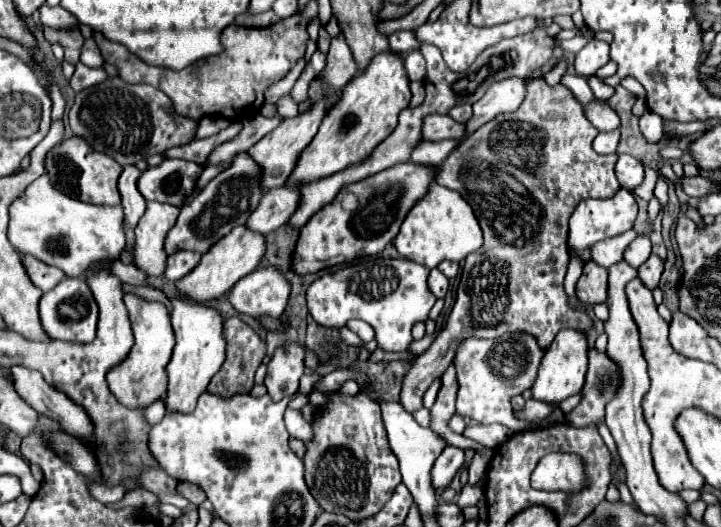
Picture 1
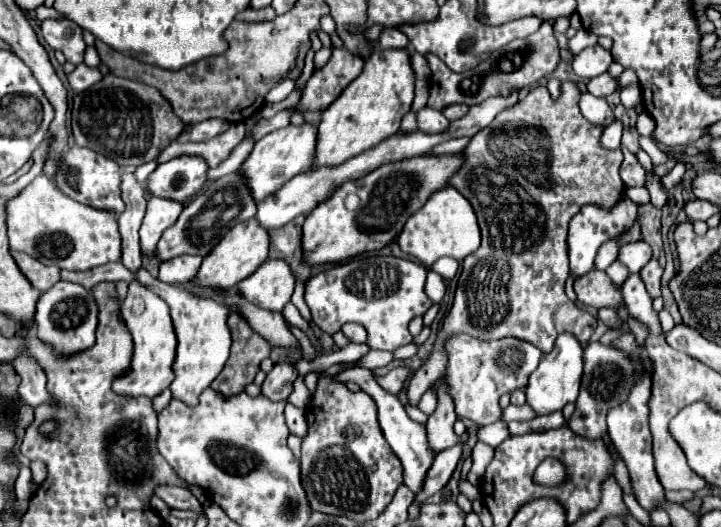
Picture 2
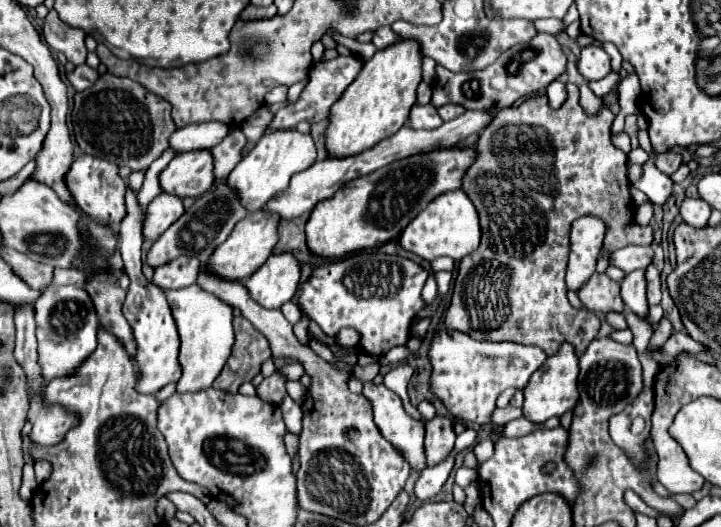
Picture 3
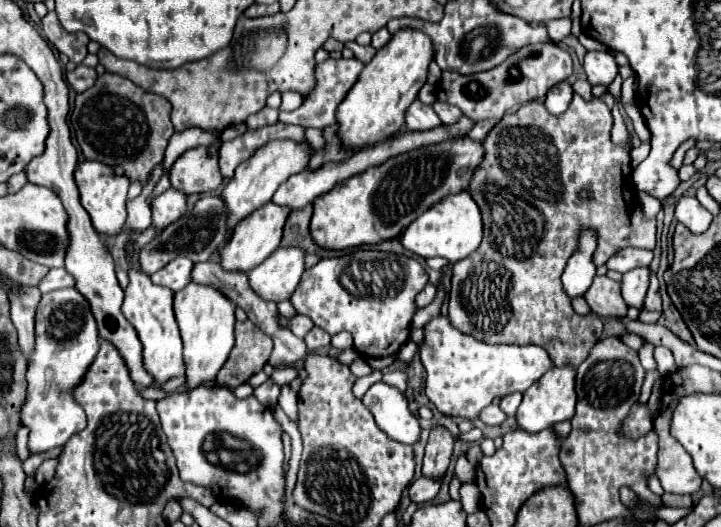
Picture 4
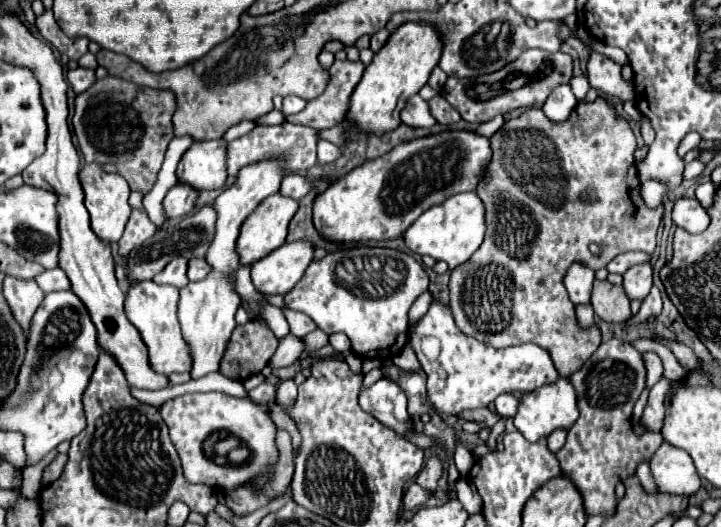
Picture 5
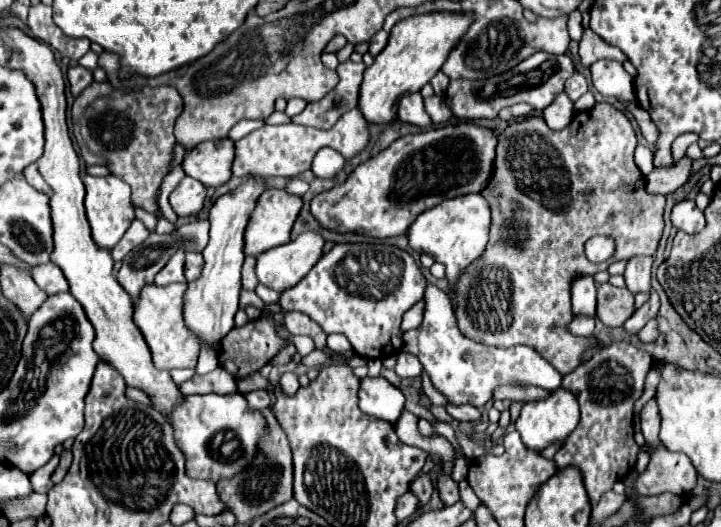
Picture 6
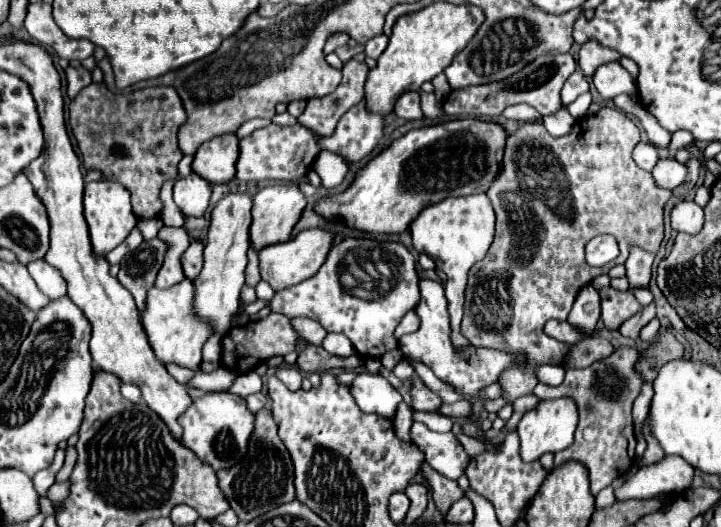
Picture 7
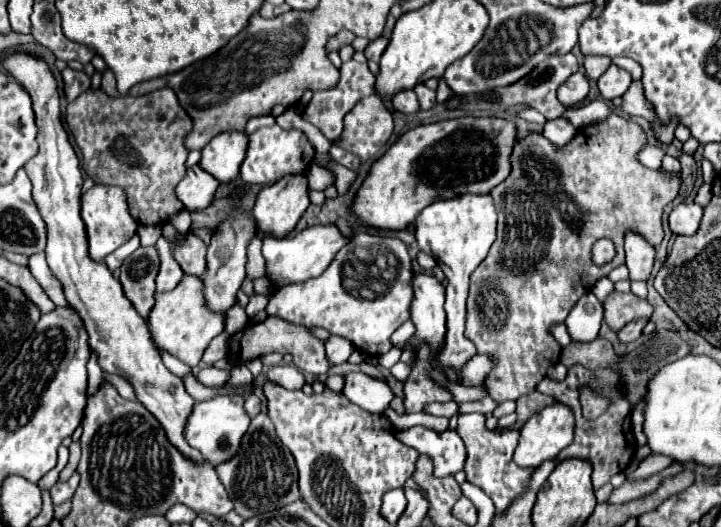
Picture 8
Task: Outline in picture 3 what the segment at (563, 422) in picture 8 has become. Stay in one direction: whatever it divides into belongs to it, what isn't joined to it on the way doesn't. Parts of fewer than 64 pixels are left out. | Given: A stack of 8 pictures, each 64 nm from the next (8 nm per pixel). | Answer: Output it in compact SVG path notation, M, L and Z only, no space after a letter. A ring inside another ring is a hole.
M564 342L558 352L554 356L548 356L548 360L542 364L542 368L538 368L528 386L524 388L524 418L528 418L530 422L544 422L552 416L562 416L566 410L572 410L578 402L578 356L572 344Z

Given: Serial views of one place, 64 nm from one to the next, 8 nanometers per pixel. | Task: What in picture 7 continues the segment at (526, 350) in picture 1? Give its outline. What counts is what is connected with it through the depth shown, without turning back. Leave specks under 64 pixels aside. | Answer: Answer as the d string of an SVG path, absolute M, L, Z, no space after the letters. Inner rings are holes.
M420 280L420 304L416 306L416 312L420 316L420 328L414 334L406 334L400 338L400 350L426 364L436 378L440 378L442 382L450 384L454 388L454 392L462 394L464 398L478 398L480 392L498 382L502 372L506 372L508 368L522 368L526 362L524 352L512 354L512 352L502 352L502 350L494 350L494 348L474 348L474 346L454 346L452 344L452 326L450 326L450 314L448 314L448 300L444 296L444 288L440 282L434 280ZM484 350L484 356L480 356ZM540 364L540 368L534 370L534 376L538 378L538 382L548 384L548 386L558 386L564 380L564 368L556 368L550 364Z

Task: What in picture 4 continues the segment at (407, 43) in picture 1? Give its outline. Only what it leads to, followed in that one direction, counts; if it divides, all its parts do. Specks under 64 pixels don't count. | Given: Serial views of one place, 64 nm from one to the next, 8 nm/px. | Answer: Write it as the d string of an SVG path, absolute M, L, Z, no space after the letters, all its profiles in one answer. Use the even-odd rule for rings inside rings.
M380 28L378 32L372 34L372 46L378 50L378 48L386 46L390 42L390 38L392 38L392 34L388 32L388 28Z

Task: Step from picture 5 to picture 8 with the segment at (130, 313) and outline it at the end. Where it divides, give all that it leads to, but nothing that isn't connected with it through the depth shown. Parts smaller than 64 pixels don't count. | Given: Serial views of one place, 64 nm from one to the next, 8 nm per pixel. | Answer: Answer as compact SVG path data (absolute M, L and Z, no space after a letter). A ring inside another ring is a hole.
M184 276L174 290L154 294L154 308L148 314L148 326L152 332L152 340L160 350L170 352L178 360L194 368L198 366L210 340L224 330L224 316L214 314L204 306L200 278Z

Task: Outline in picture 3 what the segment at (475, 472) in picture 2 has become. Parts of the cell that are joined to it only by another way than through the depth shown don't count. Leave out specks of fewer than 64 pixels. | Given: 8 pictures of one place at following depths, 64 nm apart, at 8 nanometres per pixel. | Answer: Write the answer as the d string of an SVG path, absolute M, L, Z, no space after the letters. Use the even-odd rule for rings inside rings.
M486 438L480 442L478 442L474 448L473 452L477 458L478 466L476 470L478 471L481 464L483 464L486 460L490 459L494 454L494 443Z

